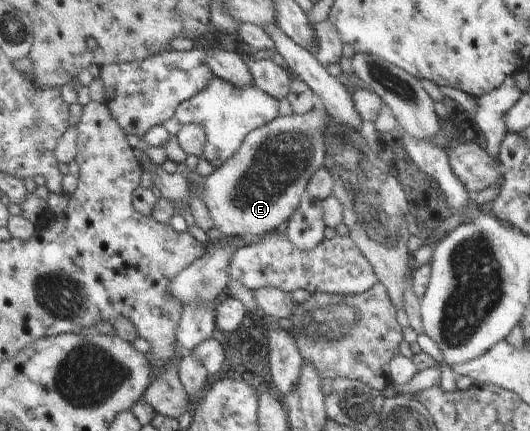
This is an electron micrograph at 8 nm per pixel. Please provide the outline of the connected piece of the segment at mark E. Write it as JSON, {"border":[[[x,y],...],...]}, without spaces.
{"border":[[[317,102],[308,113],[277,116],[269,124],[251,131],[245,137],[238,152],[226,160],[220,169],[216,169],[207,176],[202,200],[208,208],[215,228],[223,236],[230,238],[258,237],[263,233],[284,227],[306,195],[305,189],[309,176],[324,166],[326,150],[323,146],[323,132],[327,128],[327,118],[328,114]]]}

